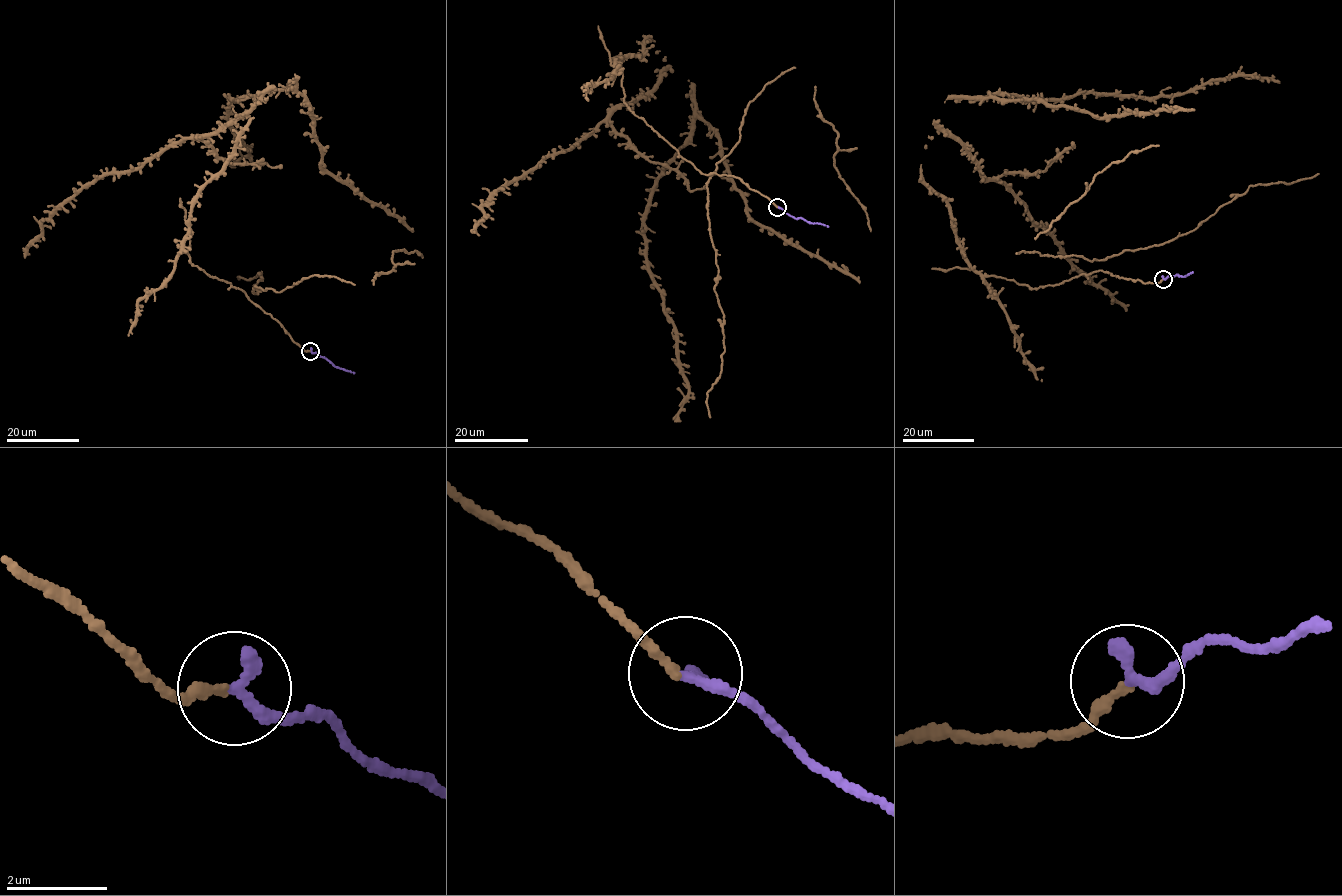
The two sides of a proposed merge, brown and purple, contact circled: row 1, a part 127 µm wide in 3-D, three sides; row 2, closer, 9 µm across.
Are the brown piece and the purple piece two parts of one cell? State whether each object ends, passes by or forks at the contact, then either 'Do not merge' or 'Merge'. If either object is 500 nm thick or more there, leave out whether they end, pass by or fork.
At the ring brown ends. At the ring purple ends. Merge

